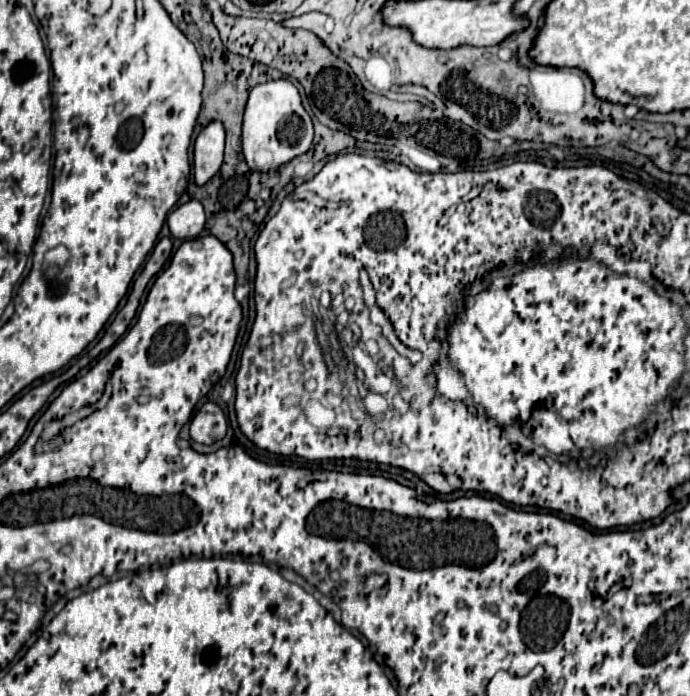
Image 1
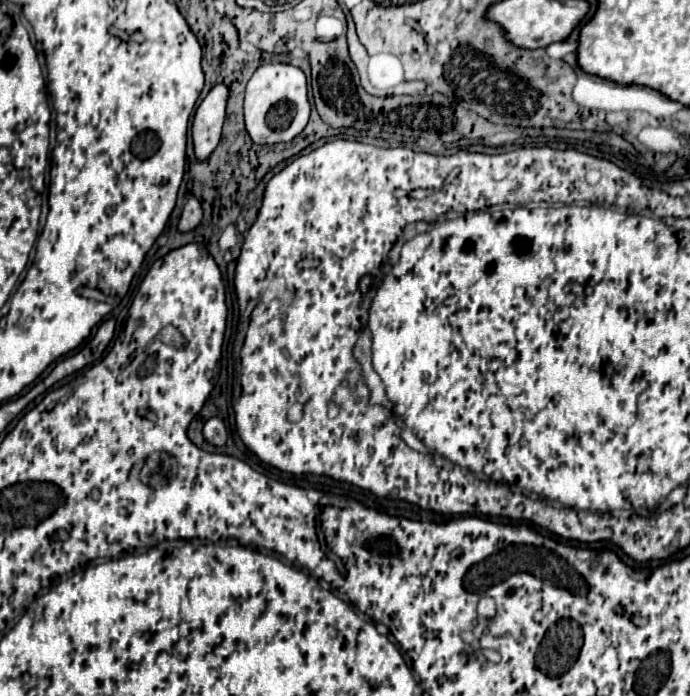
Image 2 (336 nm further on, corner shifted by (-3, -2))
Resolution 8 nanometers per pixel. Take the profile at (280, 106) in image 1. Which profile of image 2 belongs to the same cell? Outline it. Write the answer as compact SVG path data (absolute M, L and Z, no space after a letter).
M264 64L246 84L244 98L244 118L246 130L256 144L290 142L308 124L310 102L306 96L306 76L300 68L292 64Z

